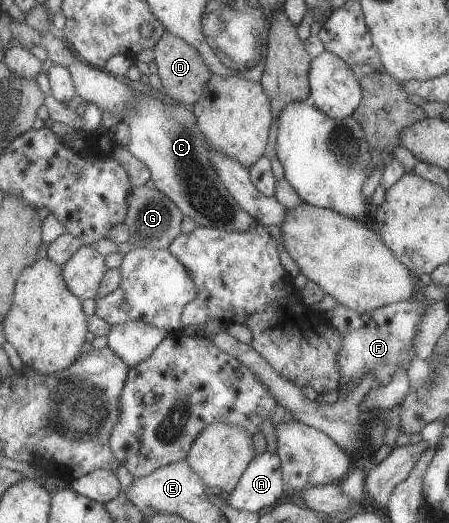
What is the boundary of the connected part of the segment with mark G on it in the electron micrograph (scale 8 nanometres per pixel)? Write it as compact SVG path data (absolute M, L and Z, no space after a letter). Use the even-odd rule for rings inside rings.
M133 187L129 195L129 209L125 223L130 229L129 242L135 248L167 249L181 233L181 209L166 193L156 187Z

